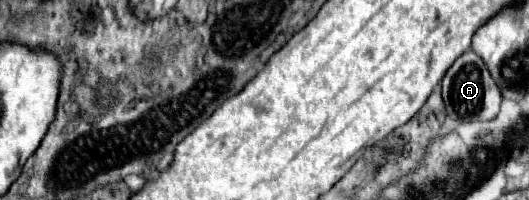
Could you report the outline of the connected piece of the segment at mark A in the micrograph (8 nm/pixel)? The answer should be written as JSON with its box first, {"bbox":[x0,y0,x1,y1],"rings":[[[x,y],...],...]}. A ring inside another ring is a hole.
{"bbox":[442,50,502,120],"rings":[[[468,50],[446,70],[442,78],[442,98],[448,116],[454,120],[494,120],[500,112],[502,92],[498,84],[494,84],[494,78],[490,76],[484,60],[476,52]]]}

